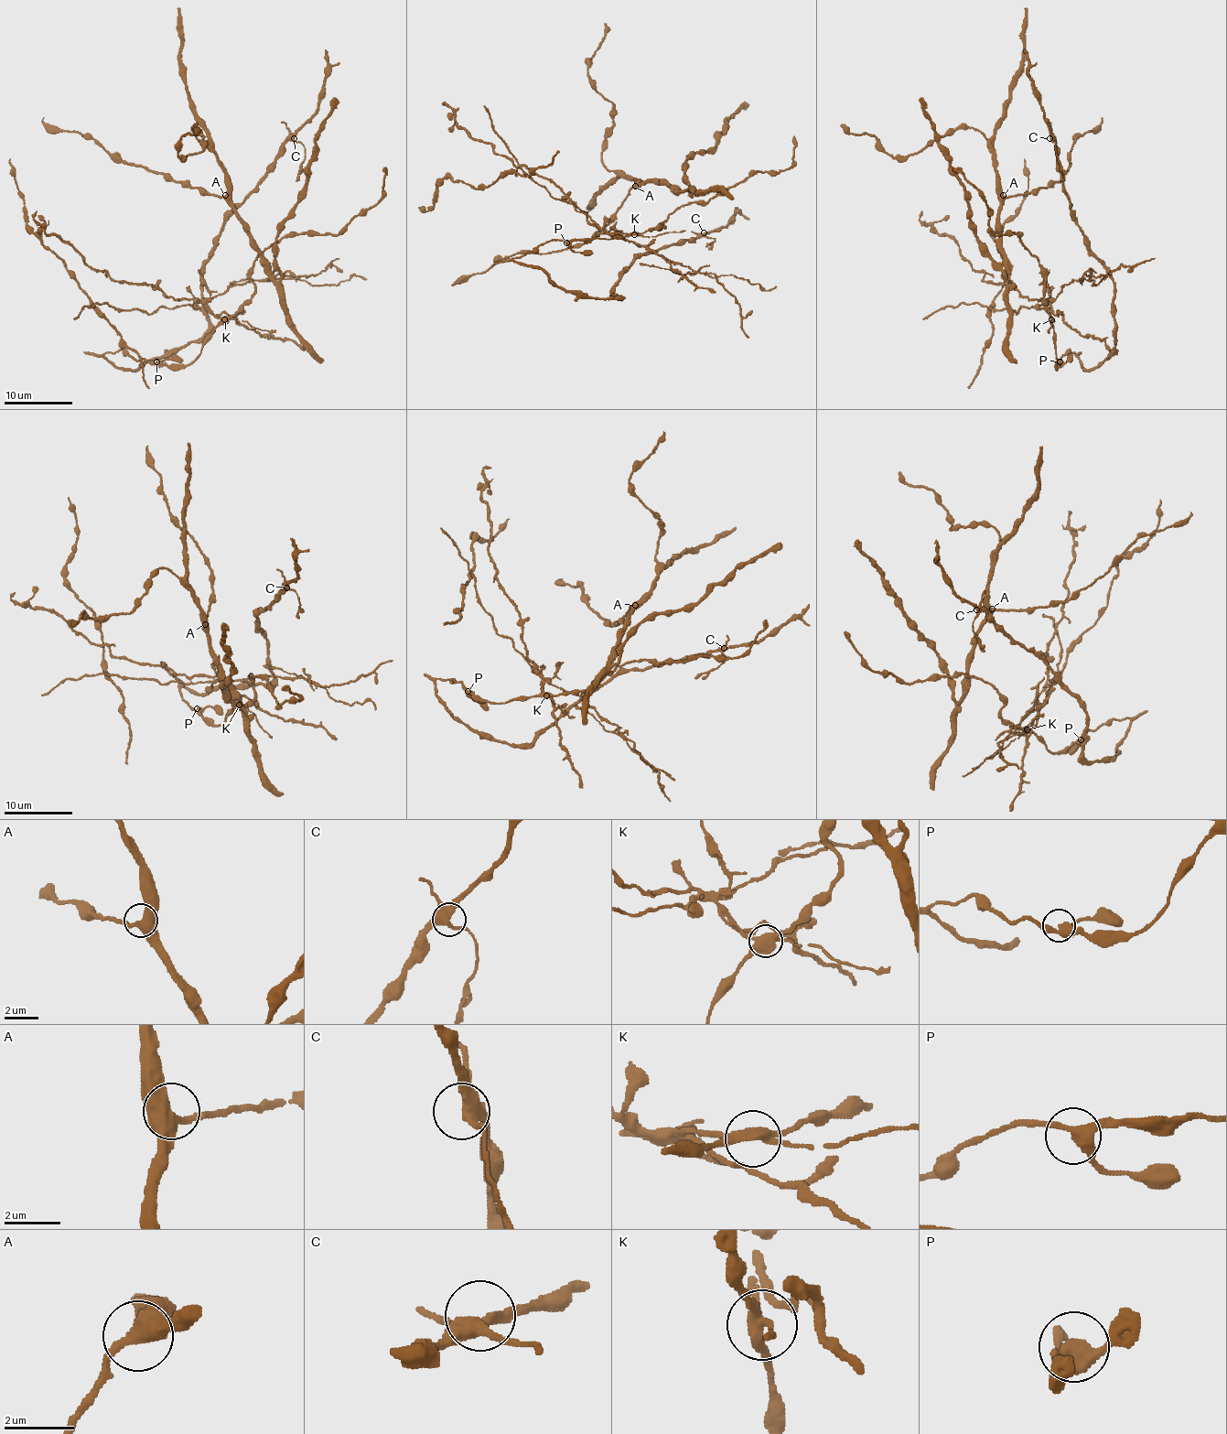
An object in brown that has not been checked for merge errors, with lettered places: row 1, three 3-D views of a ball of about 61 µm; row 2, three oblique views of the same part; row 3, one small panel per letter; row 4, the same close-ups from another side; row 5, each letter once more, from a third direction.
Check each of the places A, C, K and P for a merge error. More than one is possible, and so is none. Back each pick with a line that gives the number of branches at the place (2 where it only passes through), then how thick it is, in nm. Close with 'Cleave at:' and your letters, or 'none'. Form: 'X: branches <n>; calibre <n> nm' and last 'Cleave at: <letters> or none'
K: branches 4; calibre 440 nm
Cleave at: K

